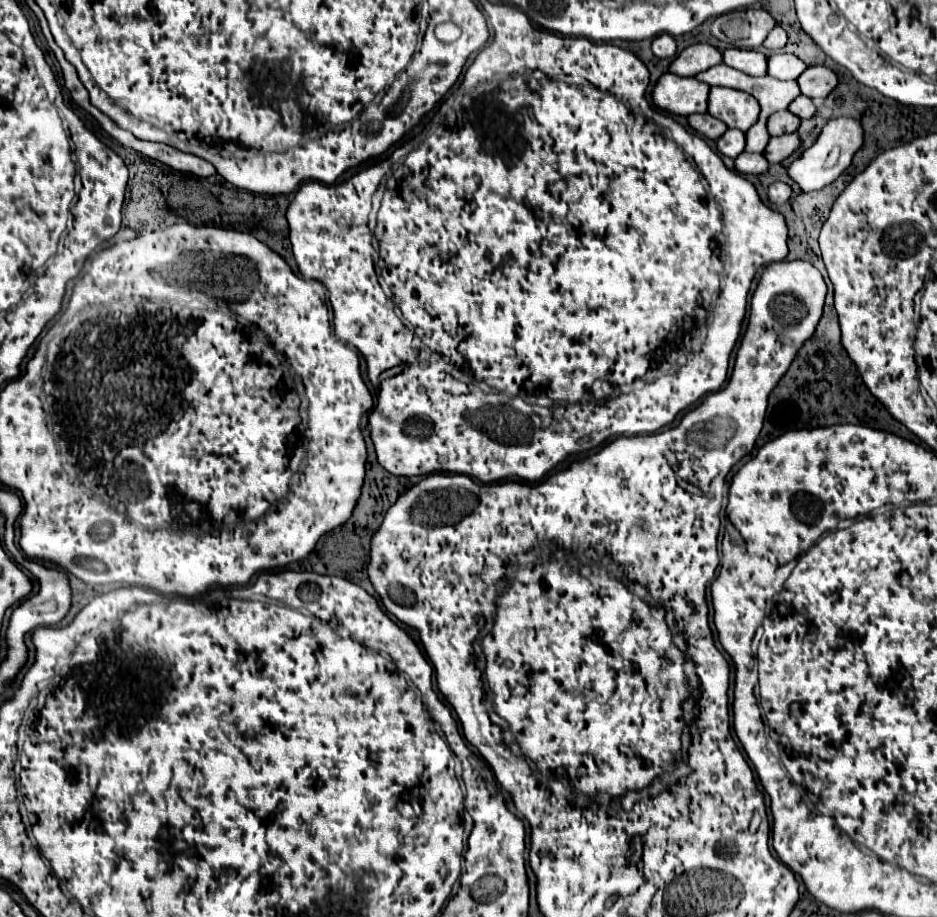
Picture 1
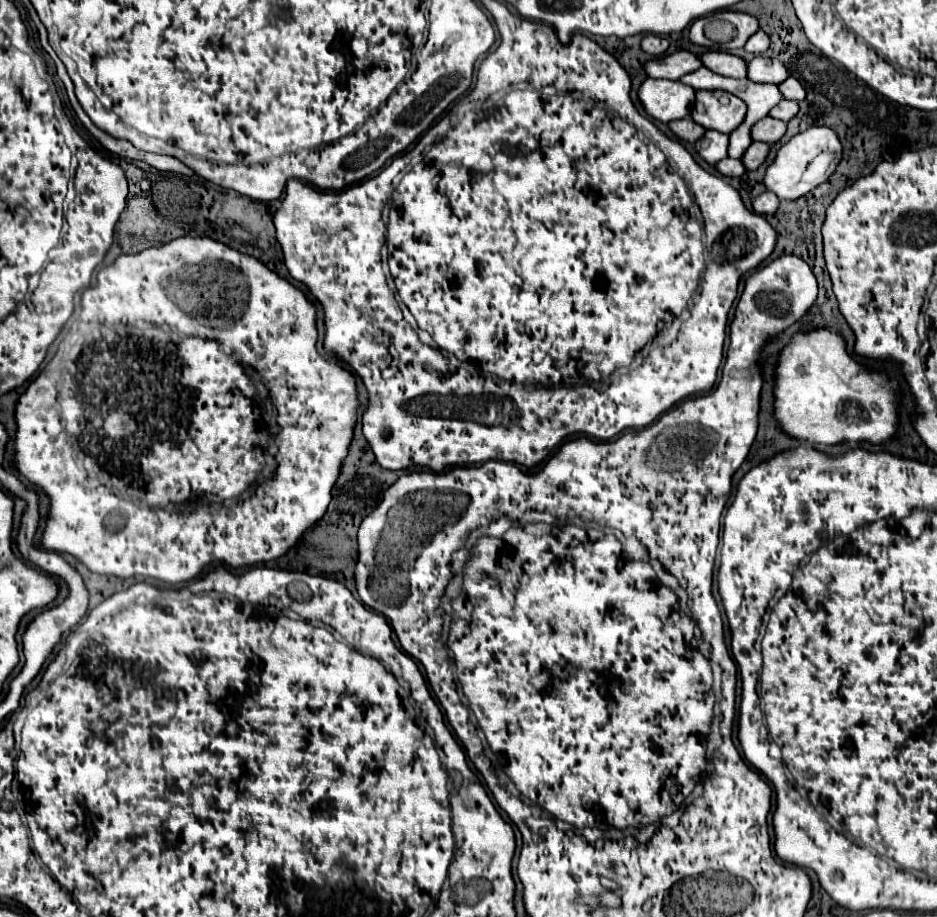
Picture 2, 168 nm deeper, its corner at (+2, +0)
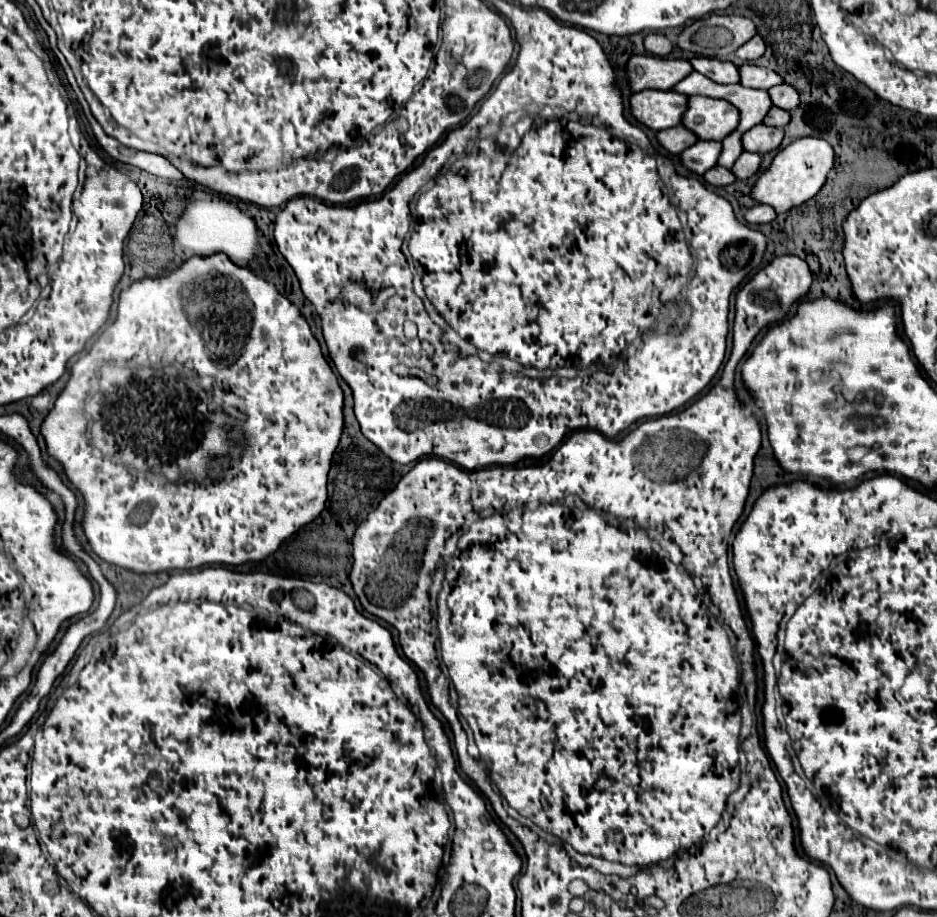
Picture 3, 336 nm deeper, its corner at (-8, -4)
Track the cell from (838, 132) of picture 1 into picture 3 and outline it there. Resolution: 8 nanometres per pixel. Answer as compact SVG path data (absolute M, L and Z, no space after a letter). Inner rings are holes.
M812 136L800 138L776 154L772 166L754 184L752 198L772 206L778 214L788 212L790 208L804 204L806 200L814 198L820 192L820 188L828 180L830 170L834 168L834 162L836 162L836 154L830 142L826 142L824 138L812 138Z

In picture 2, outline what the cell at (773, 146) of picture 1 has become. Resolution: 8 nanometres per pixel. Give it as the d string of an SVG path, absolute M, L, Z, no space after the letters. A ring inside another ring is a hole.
M752 142L750 146L748 146L748 150L744 152L744 156L740 158L742 160L742 164L746 166L746 172L752 172L752 170L756 170L764 160L766 160L766 156L768 156L768 144L764 144L764 142Z

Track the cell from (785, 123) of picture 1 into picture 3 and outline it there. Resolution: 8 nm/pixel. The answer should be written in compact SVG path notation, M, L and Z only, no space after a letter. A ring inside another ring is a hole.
M760 124L760 126L754 126L752 130L748 130L748 134L744 134L744 150L766 154L766 152L776 150L782 140L784 140L782 128L772 128L772 126Z

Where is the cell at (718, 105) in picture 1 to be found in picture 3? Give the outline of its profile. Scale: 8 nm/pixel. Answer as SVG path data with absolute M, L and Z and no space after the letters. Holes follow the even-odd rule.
M692 96L682 124L700 140L724 140L740 124L740 110L728 100Z

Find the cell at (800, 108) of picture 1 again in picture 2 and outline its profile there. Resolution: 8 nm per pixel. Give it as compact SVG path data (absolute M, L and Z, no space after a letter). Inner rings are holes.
M782 100L782 102L778 102L778 106L774 106L774 108L770 110L768 116L778 118L778 120L782 120L782 122L788 122L788 120L794 118L796 114L798 114L798 104L792 102L792 100Z

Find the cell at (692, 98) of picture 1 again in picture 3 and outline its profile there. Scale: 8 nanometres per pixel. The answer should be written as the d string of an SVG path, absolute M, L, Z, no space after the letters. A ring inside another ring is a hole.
M644 90L630 98L636 120L652 130L678 126L688 110L688 96L674 90Z

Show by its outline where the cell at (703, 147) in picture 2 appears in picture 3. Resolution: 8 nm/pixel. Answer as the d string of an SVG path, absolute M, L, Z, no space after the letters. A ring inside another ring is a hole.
M698 140L694 146L690 146L688 150L684 150L682 162L696 174L704 174L706 170L714 168L718 164L722 152L722 142L714 142L714 140Z

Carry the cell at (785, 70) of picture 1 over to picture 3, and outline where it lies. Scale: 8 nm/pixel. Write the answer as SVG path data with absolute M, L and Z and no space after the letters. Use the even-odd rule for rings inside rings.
M742 64L740 66L740 84L748 86L748 88L770 90L772 86L784 84L784 78L778 72L756 66L756 64Z

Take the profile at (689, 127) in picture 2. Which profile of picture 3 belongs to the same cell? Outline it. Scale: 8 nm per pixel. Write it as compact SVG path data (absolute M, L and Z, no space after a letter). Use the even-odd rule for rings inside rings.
M676 126L676 128L668 128L668 130L660 130L658 132L658 140L660 144L670 152L670 154L680 154L686 148L690 148L692 144L698 142L698 136L692 134L692 130L688 130L686 126Z

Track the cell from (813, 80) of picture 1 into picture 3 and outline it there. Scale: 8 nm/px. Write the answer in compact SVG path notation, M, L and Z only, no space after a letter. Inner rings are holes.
M780 84L780 86L774 86L770 92L770 98L772 98L772 104L778 106L778 108L784 108L784 110L794 110L800 106L800 92L790 86L790 84Z

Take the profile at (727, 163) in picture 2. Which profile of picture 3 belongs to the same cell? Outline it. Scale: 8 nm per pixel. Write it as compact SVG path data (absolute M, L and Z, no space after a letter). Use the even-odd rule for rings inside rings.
M714 166L712 170L708 170L704 174L704 180L712 186L728 186L732 182L736 182L736 176L730 168L724 168L724 166Z

